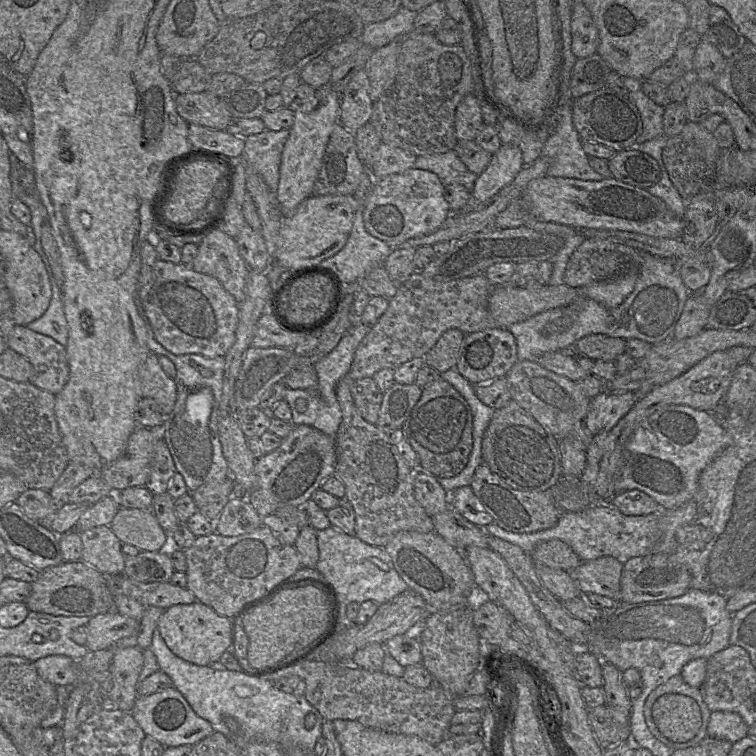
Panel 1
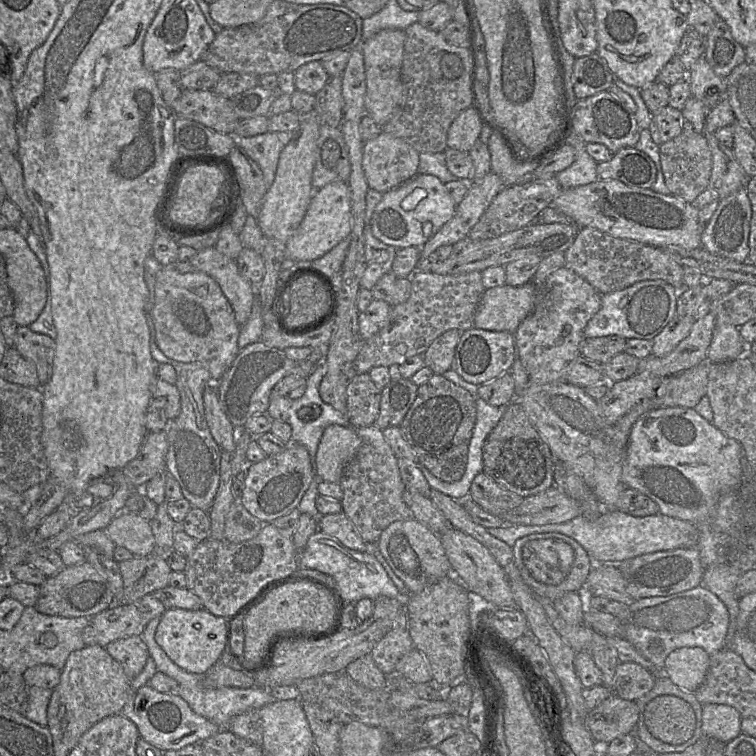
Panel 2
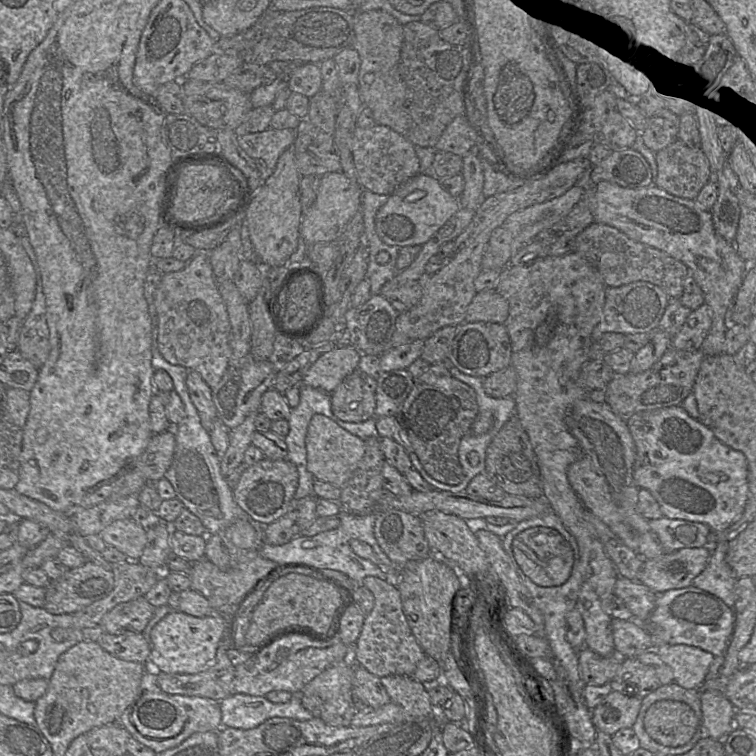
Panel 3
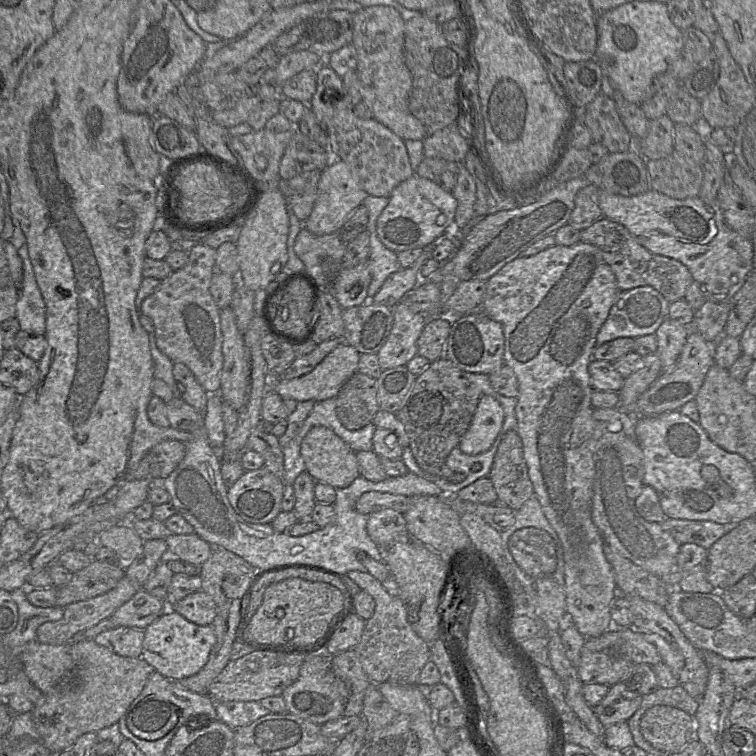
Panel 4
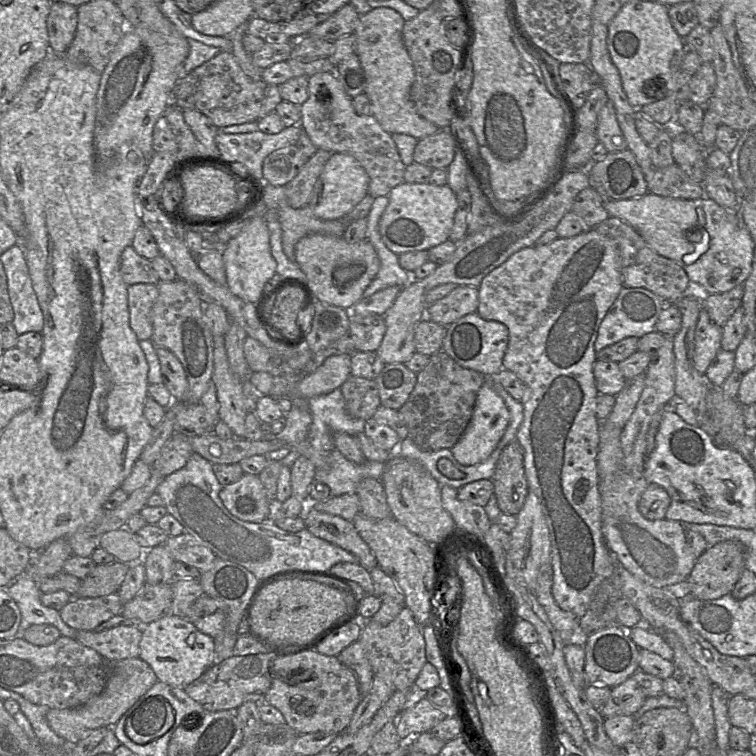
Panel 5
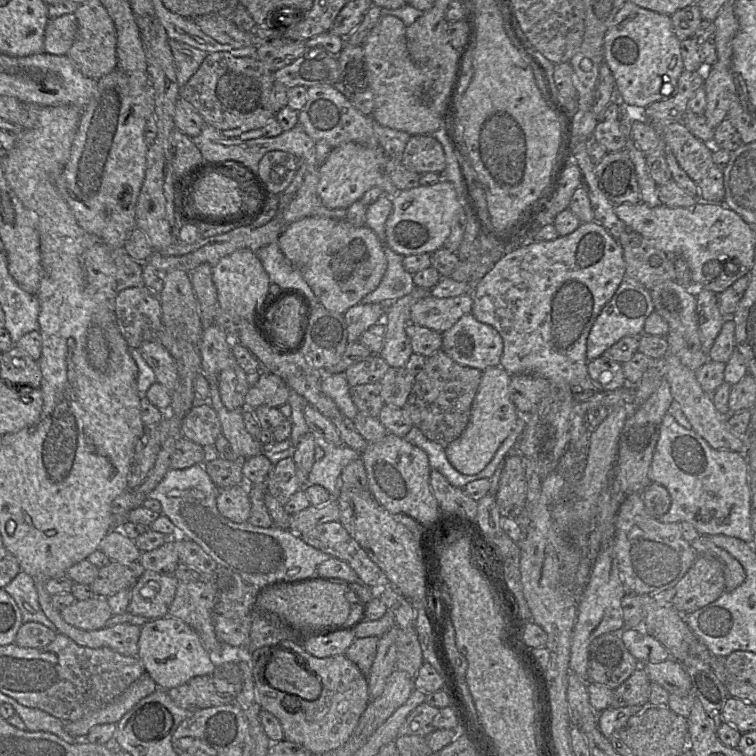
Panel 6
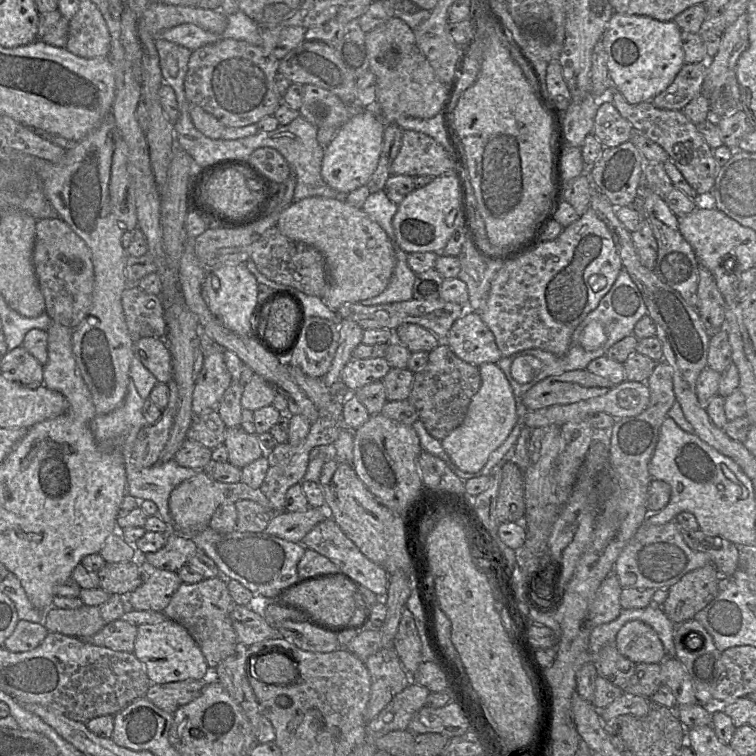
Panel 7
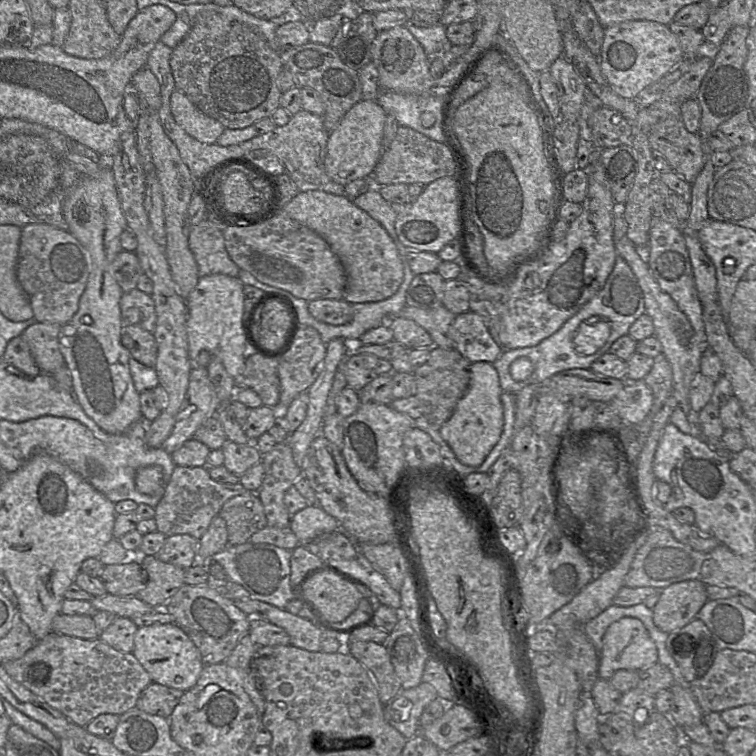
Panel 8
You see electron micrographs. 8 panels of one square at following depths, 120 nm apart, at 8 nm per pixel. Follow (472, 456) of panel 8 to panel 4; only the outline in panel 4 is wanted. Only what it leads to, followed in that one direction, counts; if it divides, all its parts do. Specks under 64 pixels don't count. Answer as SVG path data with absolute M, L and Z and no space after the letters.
M483 394L471 423L457 447L468 455L487 451L497 438L504 422L504 410L492 396Z

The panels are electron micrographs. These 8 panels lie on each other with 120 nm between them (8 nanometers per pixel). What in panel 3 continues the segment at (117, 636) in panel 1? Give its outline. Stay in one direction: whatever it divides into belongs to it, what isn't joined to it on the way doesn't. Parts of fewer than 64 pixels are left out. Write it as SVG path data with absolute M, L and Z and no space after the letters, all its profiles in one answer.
M141 596L116 605L102 617L99 625L109 634L120 634L125 631L142 633L154 611L155 607Z

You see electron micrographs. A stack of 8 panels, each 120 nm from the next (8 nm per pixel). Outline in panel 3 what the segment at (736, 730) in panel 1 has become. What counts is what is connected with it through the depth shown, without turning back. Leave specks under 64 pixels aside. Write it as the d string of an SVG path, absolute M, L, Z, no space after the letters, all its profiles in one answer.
M699 690L702 738L723 740L734 728L736 709L719 691Z

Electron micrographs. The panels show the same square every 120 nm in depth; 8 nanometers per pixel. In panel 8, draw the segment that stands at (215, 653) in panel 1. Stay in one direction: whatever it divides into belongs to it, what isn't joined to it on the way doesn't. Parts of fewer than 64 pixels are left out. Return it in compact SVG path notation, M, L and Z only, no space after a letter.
M176 623L154 624L138 628L134 636L132 654L153 682L183 692L196 685L204 667L198 648Z

